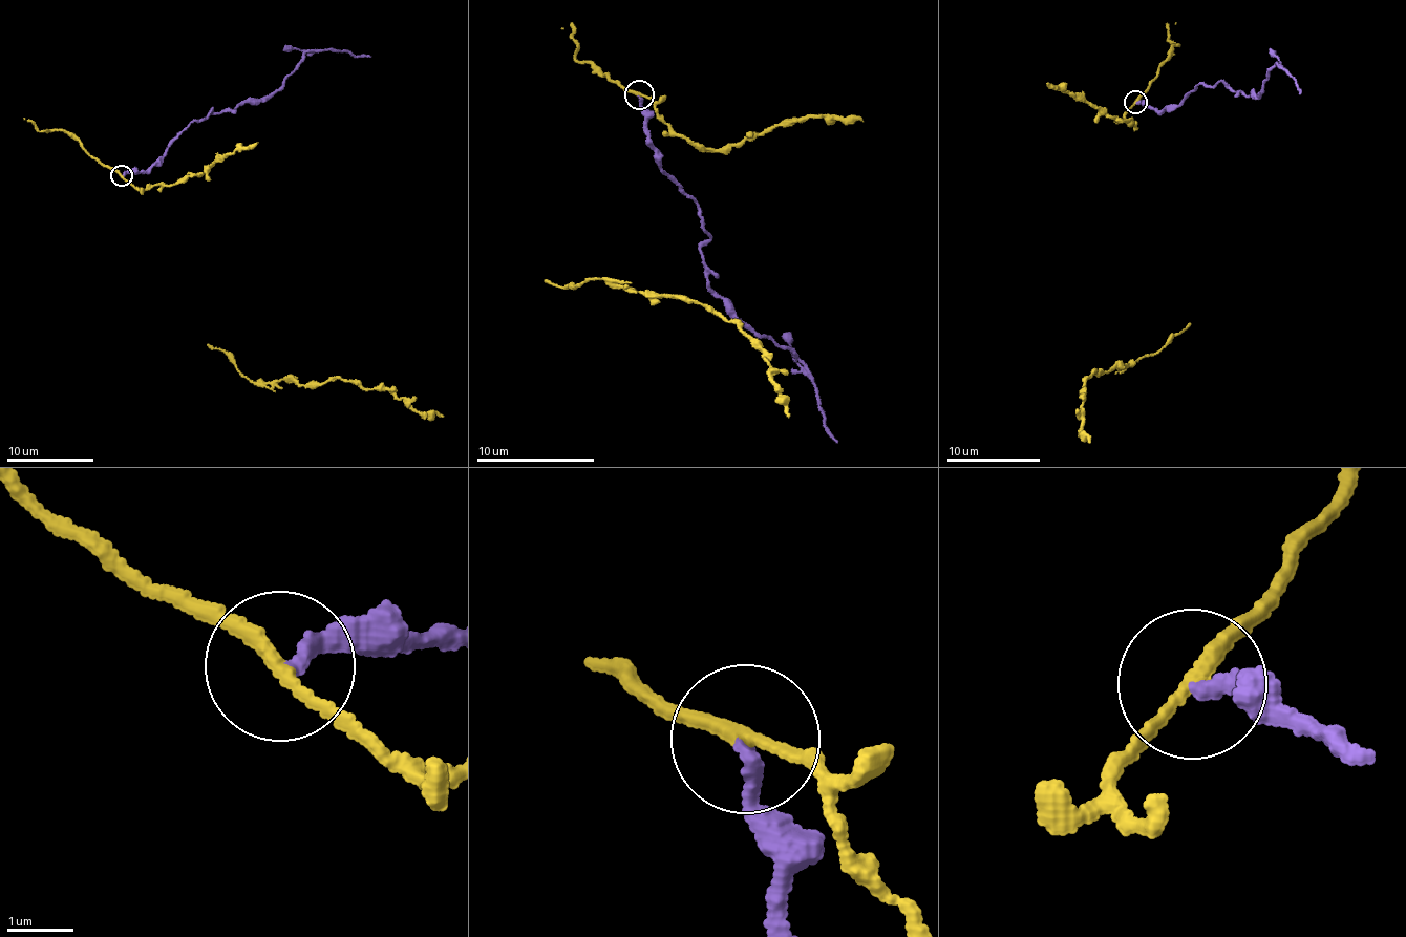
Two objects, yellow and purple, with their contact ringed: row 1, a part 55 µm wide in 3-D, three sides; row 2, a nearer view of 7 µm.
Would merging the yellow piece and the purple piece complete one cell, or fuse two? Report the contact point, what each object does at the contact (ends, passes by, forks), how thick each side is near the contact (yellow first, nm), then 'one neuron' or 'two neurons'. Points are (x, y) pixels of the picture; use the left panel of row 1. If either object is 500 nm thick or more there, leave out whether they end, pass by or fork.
at (121, 175); yellow passes by; purple ends there; 200 nm thick on the yellow side, 200 nm on the other; two neurons

